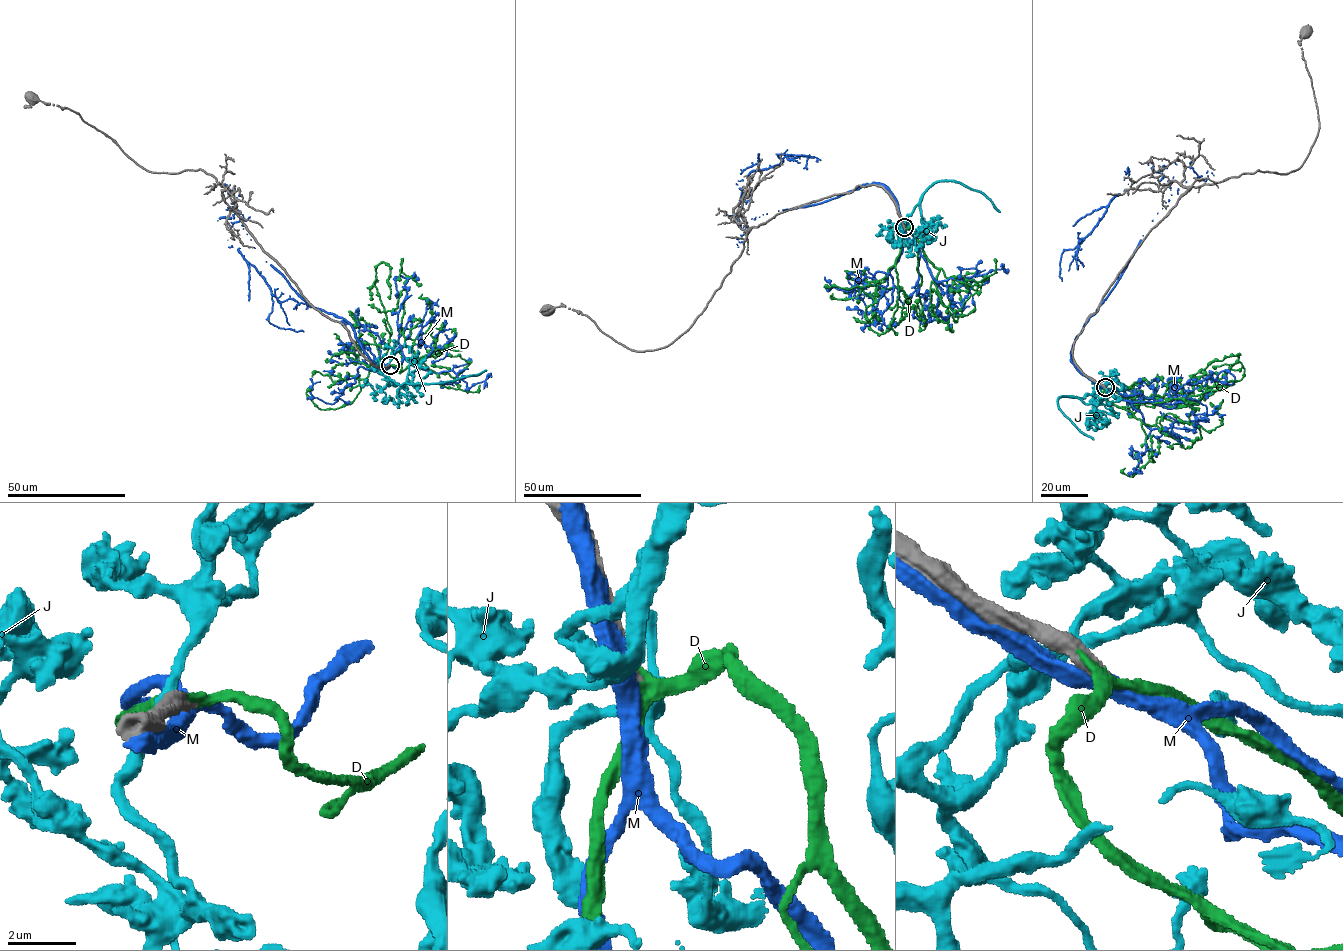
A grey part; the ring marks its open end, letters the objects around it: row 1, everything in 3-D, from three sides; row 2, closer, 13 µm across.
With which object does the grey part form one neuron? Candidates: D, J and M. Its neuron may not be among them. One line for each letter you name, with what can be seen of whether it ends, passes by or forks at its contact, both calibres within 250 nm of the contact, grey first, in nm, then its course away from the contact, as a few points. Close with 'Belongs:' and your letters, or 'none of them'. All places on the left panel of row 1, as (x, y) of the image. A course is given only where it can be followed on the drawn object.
D: it passes by; calibres 550 and 320 nm; course (389, 365), (378, 367), (389, 347), (391, 328), (373, 284), (376, 267), (383, 262), (390, 267), (389, 299)
Belongs: D

